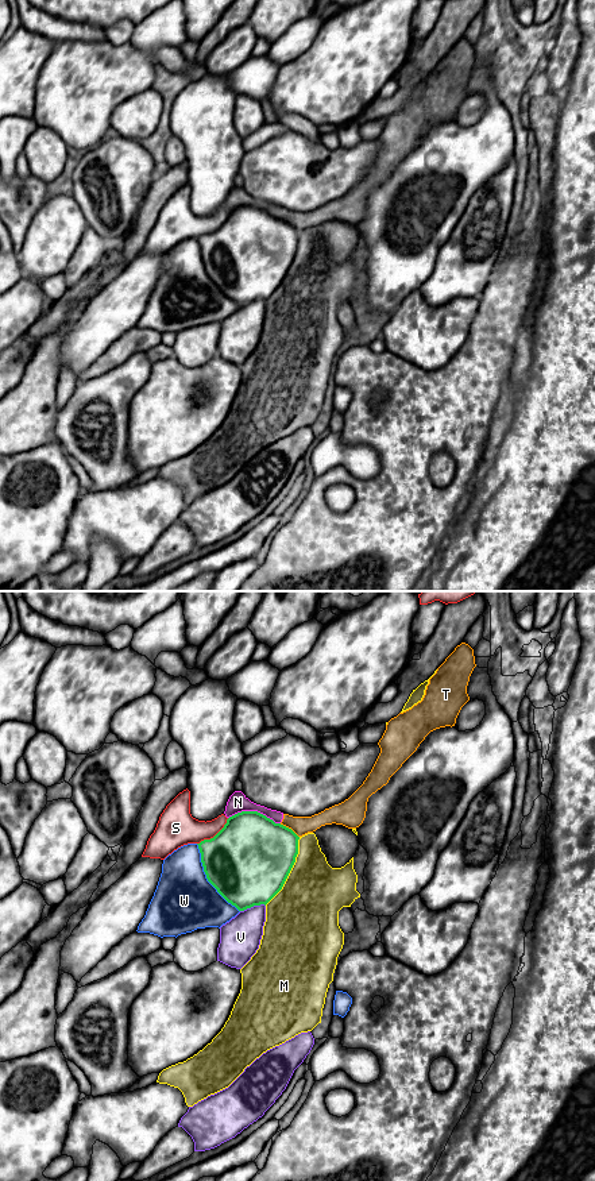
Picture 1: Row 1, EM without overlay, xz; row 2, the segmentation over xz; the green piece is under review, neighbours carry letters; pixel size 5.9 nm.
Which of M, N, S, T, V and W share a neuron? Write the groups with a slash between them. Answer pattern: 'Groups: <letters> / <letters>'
Groups: M / N T / S / V / W

